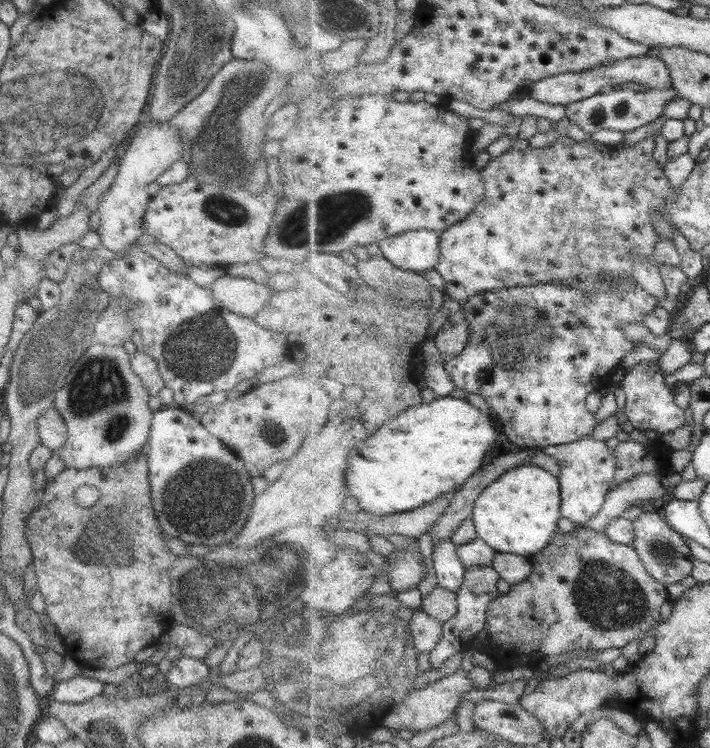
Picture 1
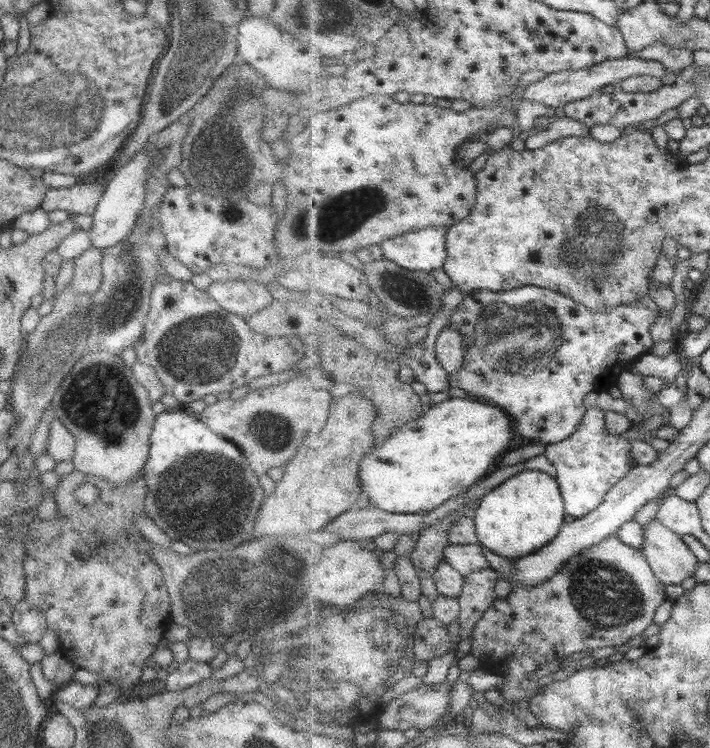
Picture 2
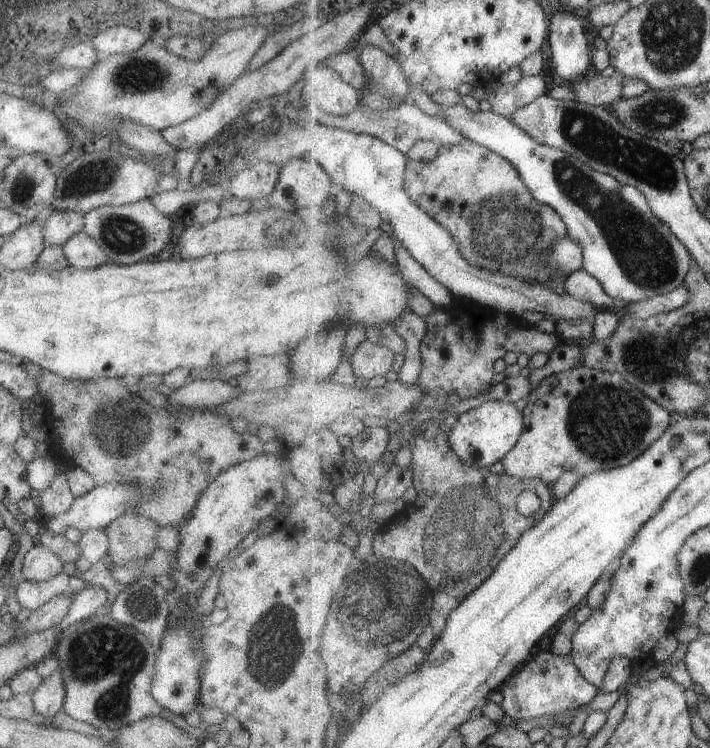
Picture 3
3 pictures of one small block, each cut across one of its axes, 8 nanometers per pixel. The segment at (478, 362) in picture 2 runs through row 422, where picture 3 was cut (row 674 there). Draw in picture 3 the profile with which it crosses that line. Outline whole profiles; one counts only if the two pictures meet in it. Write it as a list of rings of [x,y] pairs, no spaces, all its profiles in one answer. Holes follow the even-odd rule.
[[[551,650],[537,651],[506,682],[502,683],[499,692],[503,696],[500,706],[509,717],[515,720],[542,718],[548,724],[554,714],[593,703],[599,693],[597,688],[579,672],[573,656],[558,656]]]

